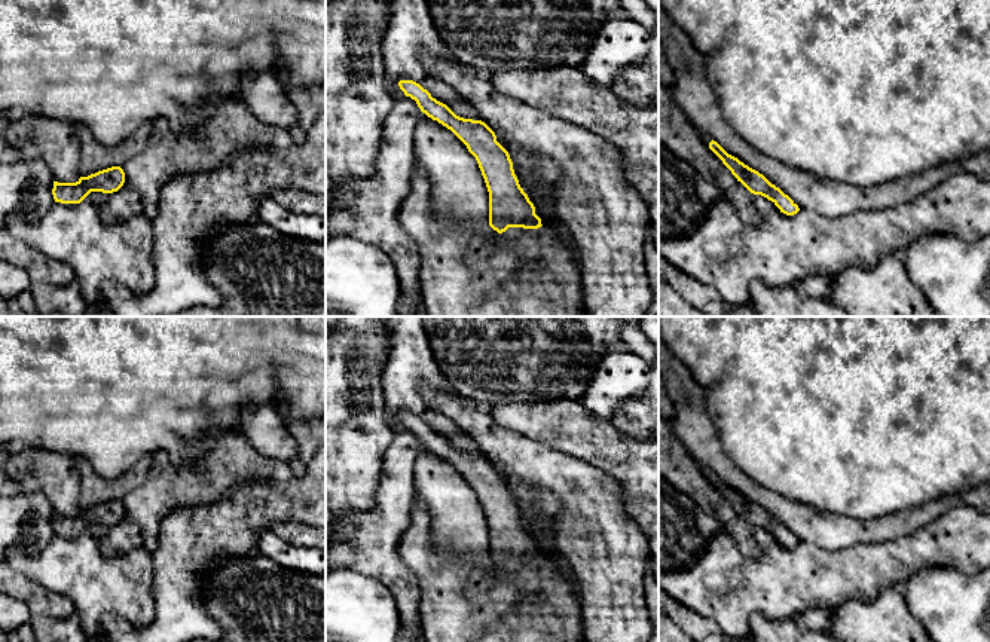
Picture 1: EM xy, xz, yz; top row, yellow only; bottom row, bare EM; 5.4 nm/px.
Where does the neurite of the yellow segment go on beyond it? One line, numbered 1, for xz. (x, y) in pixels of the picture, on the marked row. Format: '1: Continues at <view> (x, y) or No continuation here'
1: No continuation here

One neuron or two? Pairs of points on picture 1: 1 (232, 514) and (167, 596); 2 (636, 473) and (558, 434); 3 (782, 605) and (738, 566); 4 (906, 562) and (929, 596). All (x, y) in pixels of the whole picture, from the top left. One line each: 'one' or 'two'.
1: one
2: one
3: one
4: two

